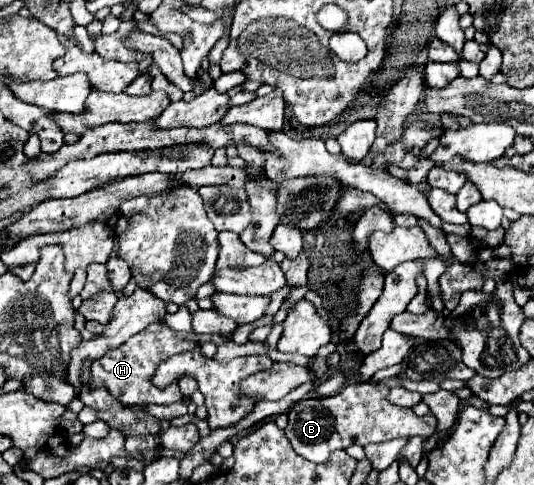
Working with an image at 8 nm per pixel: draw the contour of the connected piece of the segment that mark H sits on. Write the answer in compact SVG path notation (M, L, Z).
M165 322L149 324L141 334L135 334L133 338L129 338L121 348L109 350L109 354L105 354L105 358L99 358L97 362L93 362L91 364L91 382L93 382L93 386L109 388L113 392L113 396L119 398L127 406L139 406L139 404L147 404L147 402L153 402L153 404L179 402L183 396L181 396L177 384L171 384L165 390L157 390L153 386L151 378L153 378L159 362L167 360L173 354L191 350L195 346L197 346L197 342L179 340Z

